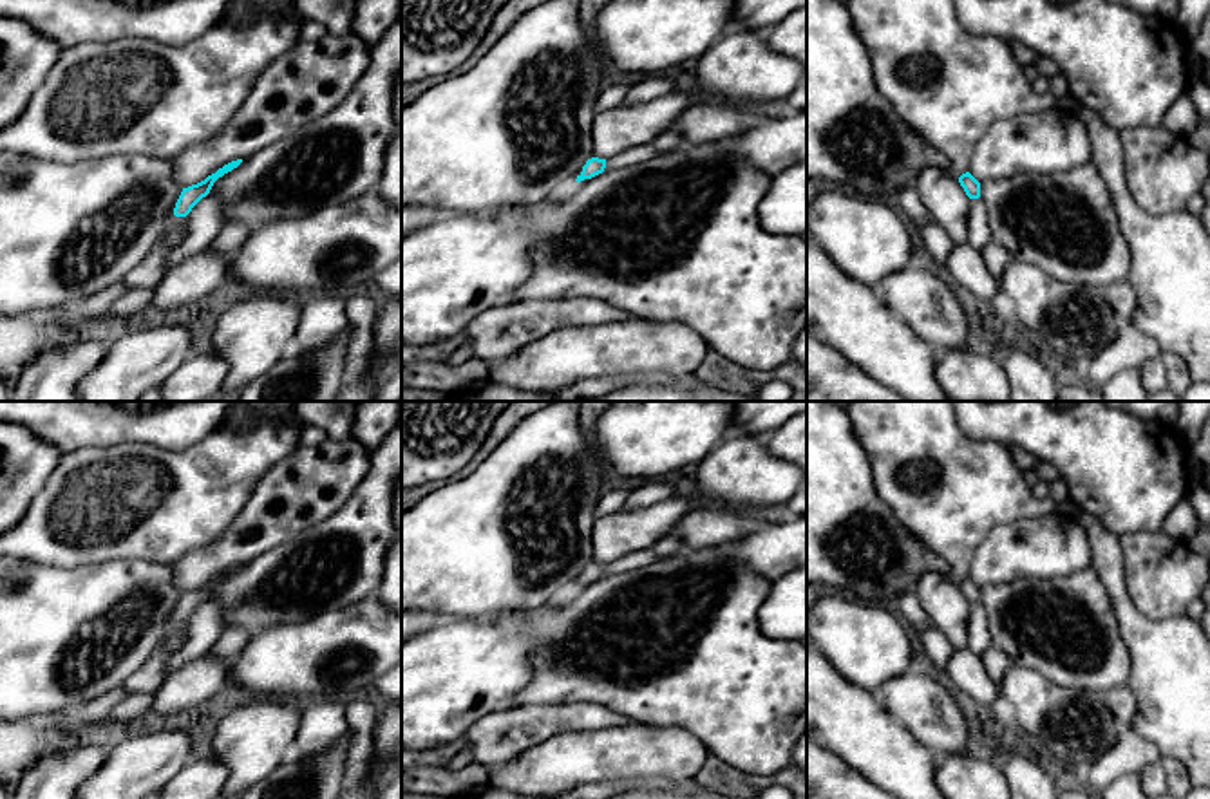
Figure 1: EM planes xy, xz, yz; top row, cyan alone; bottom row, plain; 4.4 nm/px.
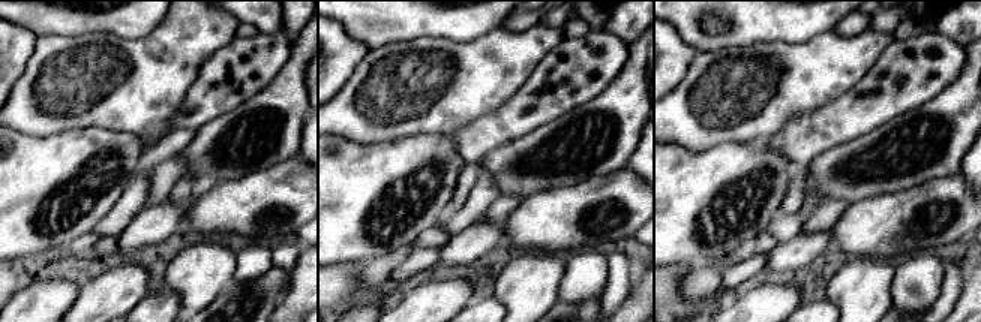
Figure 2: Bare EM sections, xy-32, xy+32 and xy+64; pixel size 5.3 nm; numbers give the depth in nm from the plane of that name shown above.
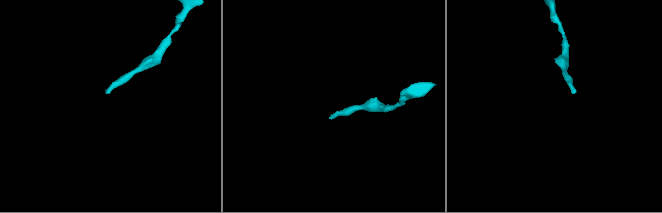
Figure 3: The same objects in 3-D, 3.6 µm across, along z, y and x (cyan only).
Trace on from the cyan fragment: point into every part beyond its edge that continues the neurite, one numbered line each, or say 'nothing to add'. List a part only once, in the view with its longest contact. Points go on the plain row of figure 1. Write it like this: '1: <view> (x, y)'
nothing to add

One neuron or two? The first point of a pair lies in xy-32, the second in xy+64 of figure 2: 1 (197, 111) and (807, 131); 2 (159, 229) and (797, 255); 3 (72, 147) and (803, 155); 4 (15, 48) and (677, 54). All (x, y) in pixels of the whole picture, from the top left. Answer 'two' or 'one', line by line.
1: one
2: one
3: two
4: one

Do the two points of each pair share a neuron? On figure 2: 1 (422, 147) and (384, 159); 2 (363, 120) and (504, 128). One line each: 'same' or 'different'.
1: same
2: different

